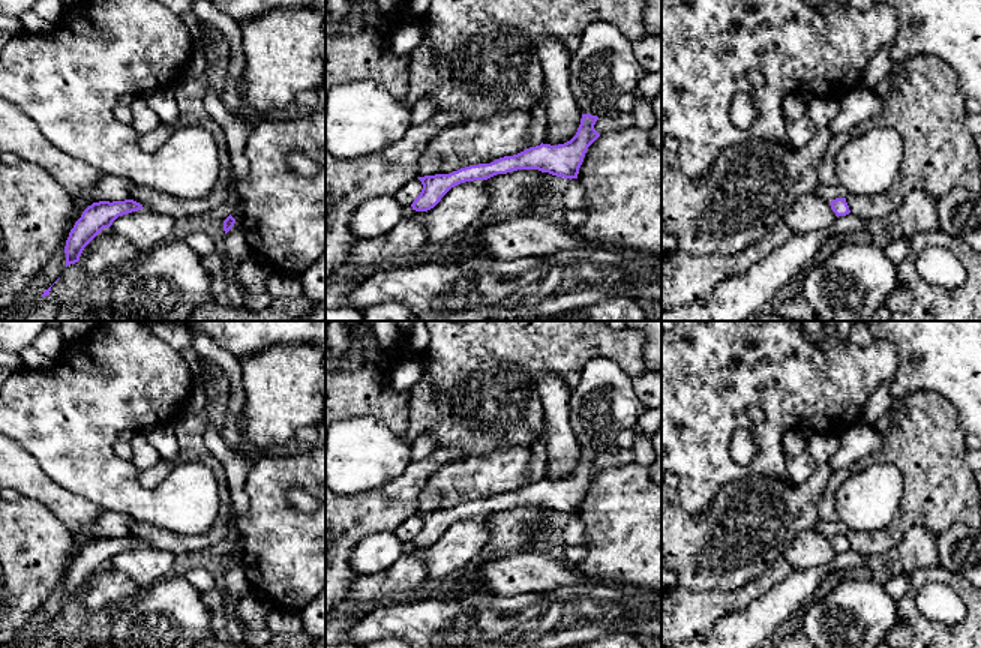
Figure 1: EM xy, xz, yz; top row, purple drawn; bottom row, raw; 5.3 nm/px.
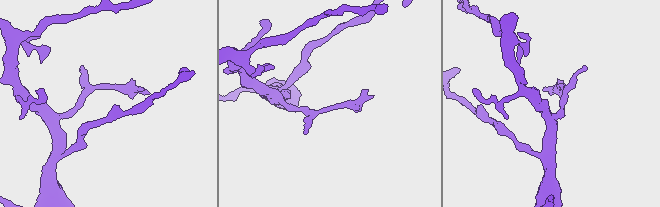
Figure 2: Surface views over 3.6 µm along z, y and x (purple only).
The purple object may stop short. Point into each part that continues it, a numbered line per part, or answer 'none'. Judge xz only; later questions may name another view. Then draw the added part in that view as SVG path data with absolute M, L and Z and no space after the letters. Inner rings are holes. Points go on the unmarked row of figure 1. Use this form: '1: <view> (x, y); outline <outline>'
none

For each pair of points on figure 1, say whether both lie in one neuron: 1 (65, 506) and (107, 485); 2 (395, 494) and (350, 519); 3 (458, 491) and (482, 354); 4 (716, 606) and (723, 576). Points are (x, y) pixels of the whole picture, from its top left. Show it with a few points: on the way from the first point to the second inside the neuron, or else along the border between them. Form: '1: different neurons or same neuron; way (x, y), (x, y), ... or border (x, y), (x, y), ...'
1: different neurons; border (51, 479), (105, 509)
2: same neuron; way (384, 504), (378, 510), (360, 515)
3: different neurons; border (503, 449), (468, 458)
4: different neurons; border (755, 578), (738, 588), (686, 590)

